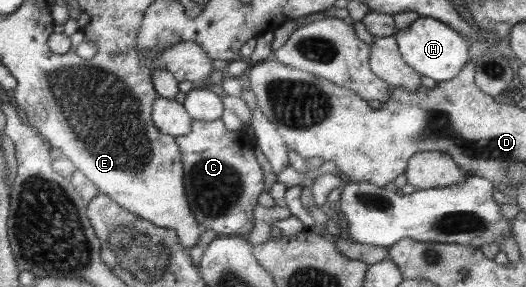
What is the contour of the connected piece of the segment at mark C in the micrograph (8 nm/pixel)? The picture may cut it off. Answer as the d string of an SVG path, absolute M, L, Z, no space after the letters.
M218 118L214 121L193 120L190 131L175 138L180 147L189 208L197 222L217 236L248 238L252 227L252 205L256 203L258 193L264 189L262 169L253 152L248 150L242 153L244 147L251 147L251 144L240 145L243 136L241 129L224 129Z

